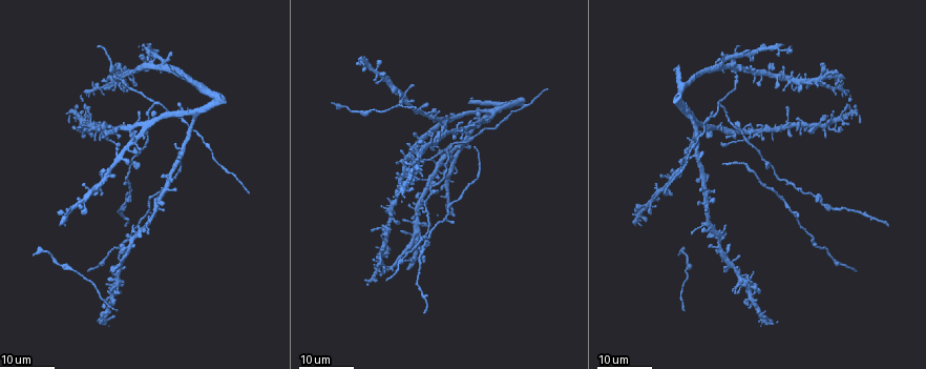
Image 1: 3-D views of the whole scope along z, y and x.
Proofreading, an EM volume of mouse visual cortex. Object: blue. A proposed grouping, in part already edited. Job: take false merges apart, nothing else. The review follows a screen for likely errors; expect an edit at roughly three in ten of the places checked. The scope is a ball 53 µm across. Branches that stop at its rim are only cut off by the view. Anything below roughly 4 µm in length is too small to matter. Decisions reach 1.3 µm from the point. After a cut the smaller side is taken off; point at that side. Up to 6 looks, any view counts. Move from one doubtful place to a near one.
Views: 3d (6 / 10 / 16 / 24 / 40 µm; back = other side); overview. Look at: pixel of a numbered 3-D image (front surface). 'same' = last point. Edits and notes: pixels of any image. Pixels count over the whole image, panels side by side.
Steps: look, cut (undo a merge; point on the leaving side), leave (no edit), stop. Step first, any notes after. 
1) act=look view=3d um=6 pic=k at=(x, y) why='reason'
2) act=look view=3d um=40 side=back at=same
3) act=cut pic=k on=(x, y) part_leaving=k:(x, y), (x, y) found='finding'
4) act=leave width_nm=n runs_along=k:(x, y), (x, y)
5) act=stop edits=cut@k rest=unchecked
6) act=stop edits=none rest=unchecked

act=look view=3d um=16 pic=1 at=(749, 137)

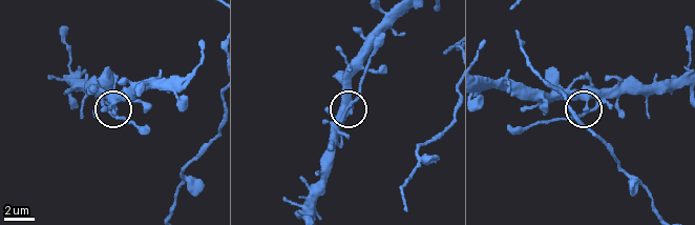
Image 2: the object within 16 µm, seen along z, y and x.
act=look view=3d um=6 pic=2 at=(110, 112) why='closer look'

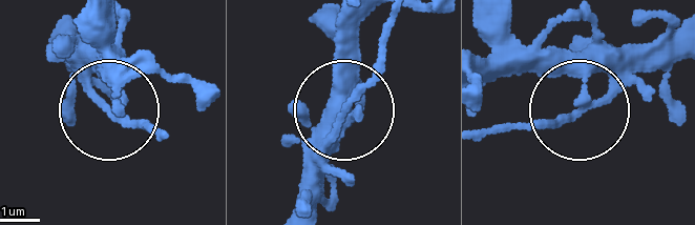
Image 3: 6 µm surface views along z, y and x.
act=cut pic=3 on=(363, 89) width_nm=190 found='two neurons meet here'

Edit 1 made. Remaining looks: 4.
act=look view=3d um=16 pic=1 at=(489, 128) why='three arms meet'

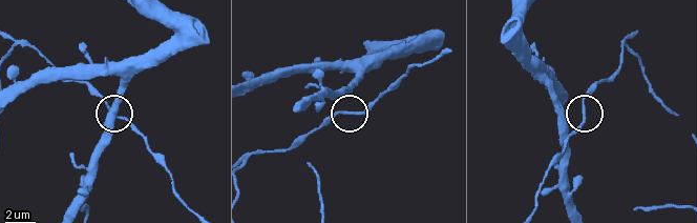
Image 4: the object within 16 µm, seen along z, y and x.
act=look view=3d um=10 pic=4 at=(583, 110)

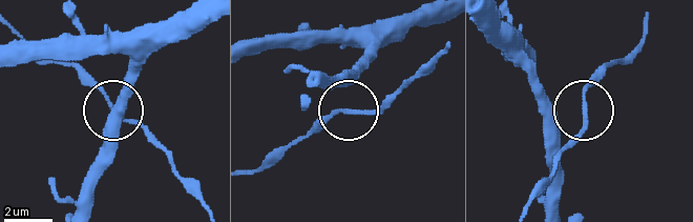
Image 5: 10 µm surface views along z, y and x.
act=leave arms=3 found='one neuron here'

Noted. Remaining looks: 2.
act=look view=3d um=16 pic=1 at=(152, 103) why='arms part here'

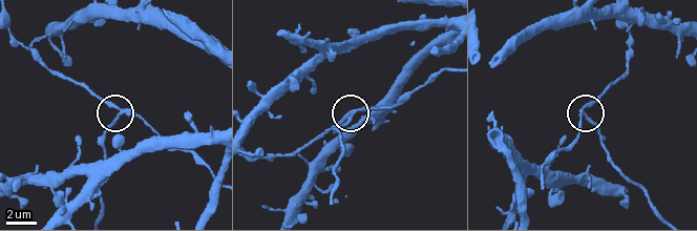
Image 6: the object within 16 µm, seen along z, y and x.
act=look view=3d um=10 pic=6 at=(119, 117)

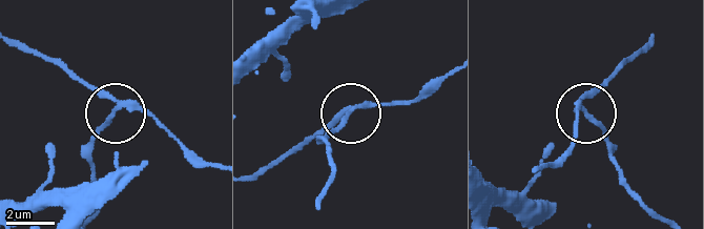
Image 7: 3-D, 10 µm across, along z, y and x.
act=cut pic=7 on=(100, 127) width_nm=200 part_leaving=7:(352, 107), (325, 136), (330, 166), (327, 190) found='two neurons meet here'

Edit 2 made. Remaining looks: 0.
act=stop edits=cut@3,cut@7 rest=unchecked

